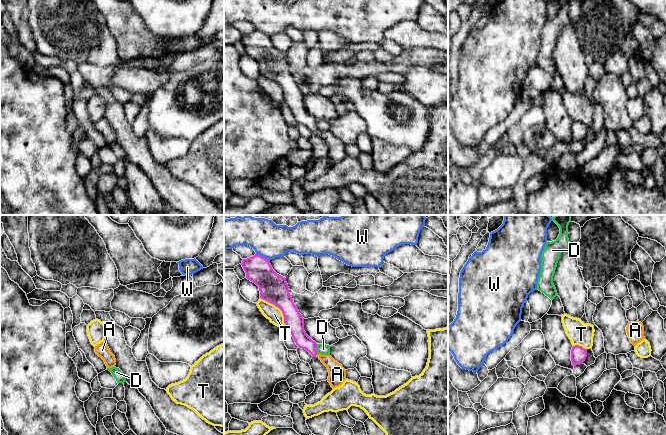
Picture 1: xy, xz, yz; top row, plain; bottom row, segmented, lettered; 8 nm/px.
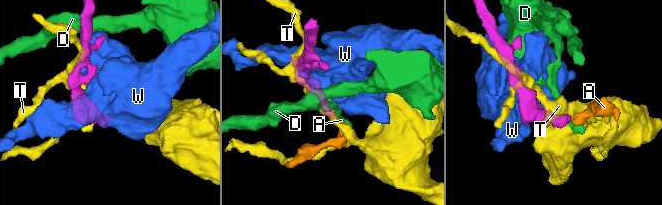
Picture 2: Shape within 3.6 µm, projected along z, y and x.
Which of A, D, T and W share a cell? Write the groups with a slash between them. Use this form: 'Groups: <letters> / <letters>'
Groups: A / D / T / W

